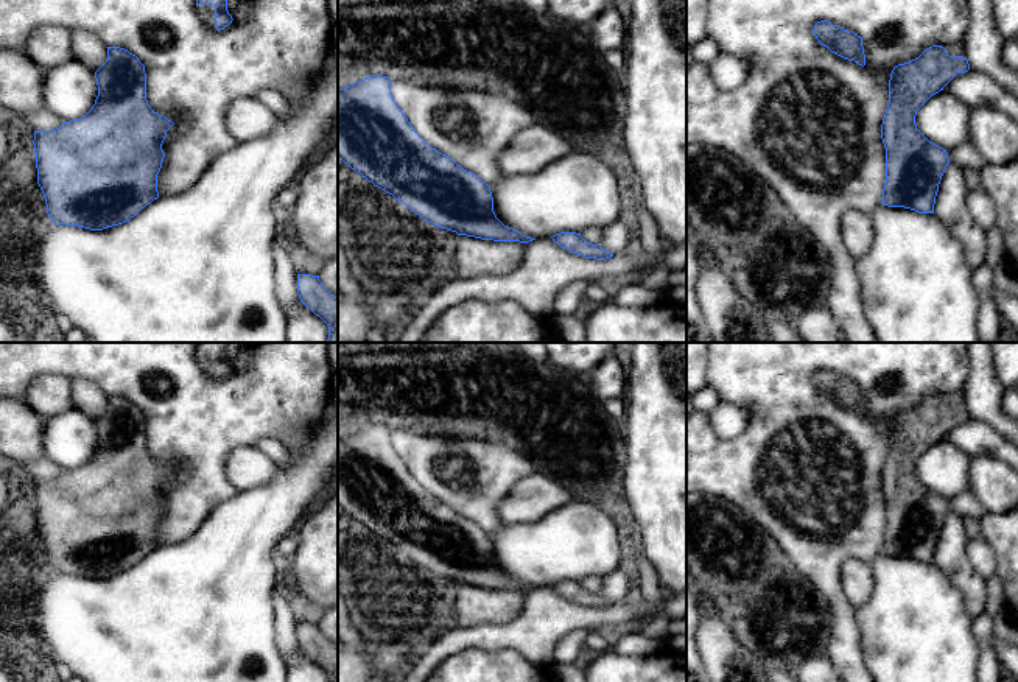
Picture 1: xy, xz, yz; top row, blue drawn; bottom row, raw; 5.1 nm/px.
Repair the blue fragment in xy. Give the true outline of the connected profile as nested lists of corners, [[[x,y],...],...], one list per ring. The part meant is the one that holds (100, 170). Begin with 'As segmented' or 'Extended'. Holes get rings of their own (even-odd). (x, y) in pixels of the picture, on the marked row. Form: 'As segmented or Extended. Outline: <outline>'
As segmented. Outline: [[[107,47],[107,59],[95,72],[95,78],[98,97],[86,115],[64,121],[51,131],[34,131],[37,184],[45,198],[48,218],[56,226],[103,230],[129,221],[159,198],[157,174],[165,157],[162,143],[174,123],[148,104],[145,65],[128,50]]]

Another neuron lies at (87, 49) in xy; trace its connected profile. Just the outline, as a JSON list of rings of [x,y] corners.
[[[72,30],[72,50],[76,61],[97,72],[107,59],[107,45],[89,30]]]

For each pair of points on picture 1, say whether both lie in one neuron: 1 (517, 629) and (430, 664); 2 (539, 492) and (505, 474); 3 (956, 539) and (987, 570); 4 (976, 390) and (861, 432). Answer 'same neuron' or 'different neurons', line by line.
1: same neuron
2: different neurons
3: different neurons
4: different neurons

